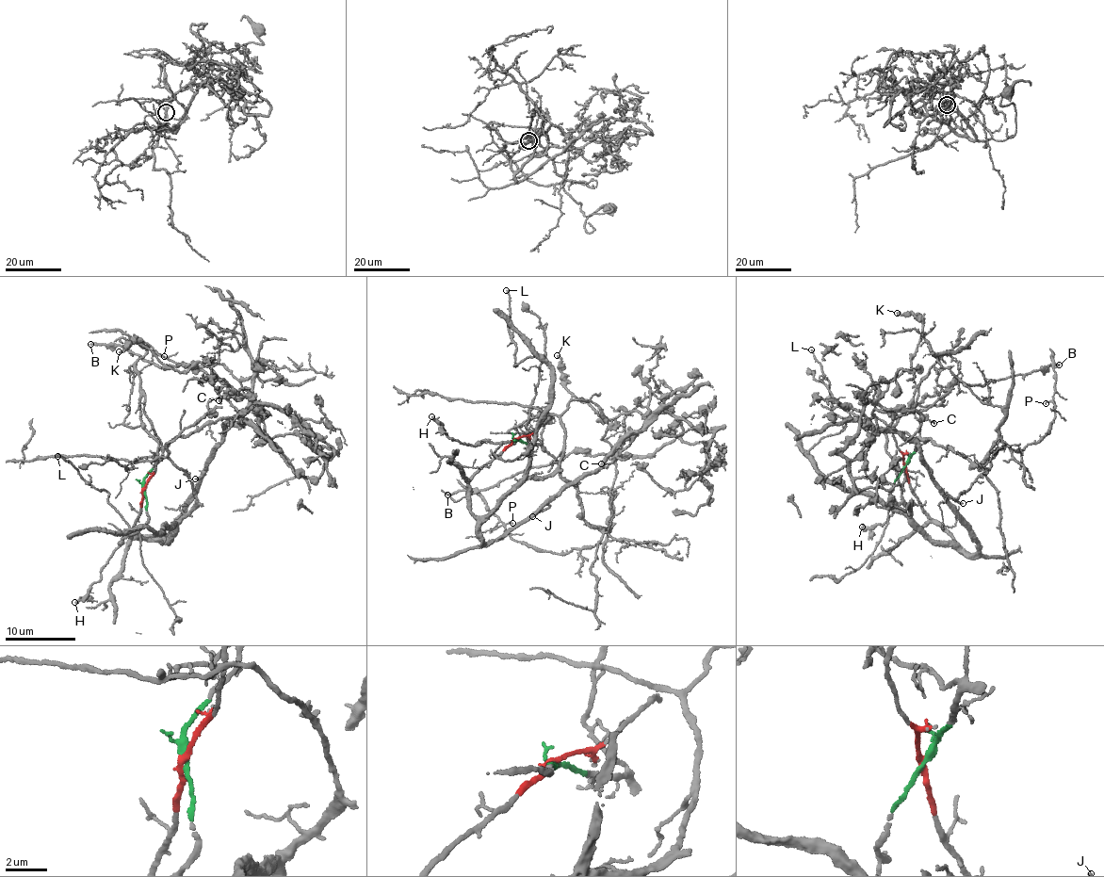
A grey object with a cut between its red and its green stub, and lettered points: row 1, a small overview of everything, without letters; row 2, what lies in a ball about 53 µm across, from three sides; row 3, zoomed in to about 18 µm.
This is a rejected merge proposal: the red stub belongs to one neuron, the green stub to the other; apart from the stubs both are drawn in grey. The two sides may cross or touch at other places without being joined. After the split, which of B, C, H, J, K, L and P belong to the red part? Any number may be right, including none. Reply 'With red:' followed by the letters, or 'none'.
With red: B, C, J, K, L

